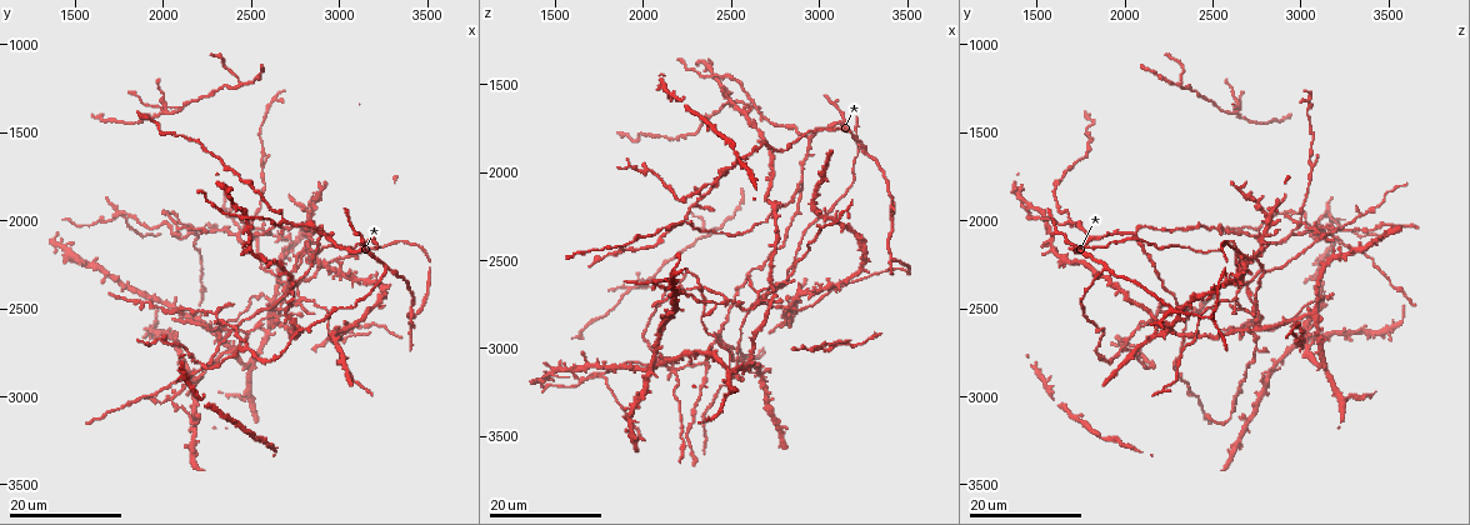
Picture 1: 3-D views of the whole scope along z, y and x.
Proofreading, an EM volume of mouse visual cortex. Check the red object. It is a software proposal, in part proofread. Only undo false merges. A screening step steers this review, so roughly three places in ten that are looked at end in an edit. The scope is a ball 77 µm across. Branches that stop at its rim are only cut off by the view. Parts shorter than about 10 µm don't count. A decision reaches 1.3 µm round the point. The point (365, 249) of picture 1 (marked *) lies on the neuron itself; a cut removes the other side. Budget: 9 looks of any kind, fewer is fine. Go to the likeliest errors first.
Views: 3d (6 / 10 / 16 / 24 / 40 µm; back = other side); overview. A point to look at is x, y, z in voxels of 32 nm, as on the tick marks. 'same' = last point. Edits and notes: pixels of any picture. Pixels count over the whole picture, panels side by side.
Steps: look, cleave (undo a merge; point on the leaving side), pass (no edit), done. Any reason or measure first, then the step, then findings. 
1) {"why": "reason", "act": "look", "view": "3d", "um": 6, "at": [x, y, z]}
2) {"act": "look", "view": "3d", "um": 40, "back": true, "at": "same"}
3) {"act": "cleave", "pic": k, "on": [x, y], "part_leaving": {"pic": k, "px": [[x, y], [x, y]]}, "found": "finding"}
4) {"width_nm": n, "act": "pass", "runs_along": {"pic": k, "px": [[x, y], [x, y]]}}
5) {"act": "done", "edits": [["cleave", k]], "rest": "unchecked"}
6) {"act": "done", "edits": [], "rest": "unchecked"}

{"why": "four-way junction", "act": "look", "view": "3d", "um": 16, "at": [2660, 2000, 1700]}

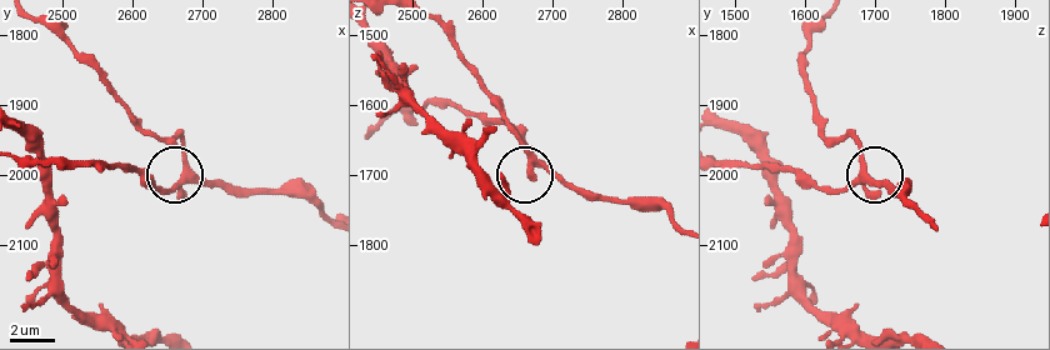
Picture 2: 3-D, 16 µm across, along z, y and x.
{"why": "zoom in", "act": "look", "view": "3d", "um": 10, "at": [2675, 1995, 1685]}

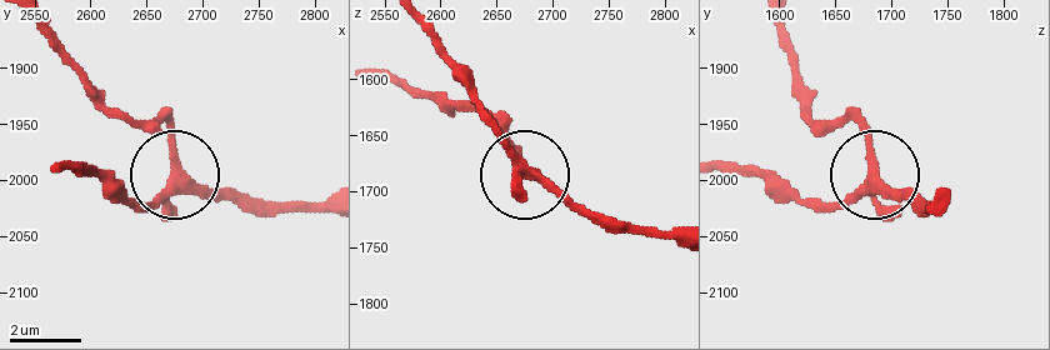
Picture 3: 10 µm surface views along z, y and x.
{"side_arm_um": 40, "act": "pass", "runs_along": {"pic": 3, "px": [[936, 213], [893, 194], [874, 174], [863, 129], [829, 120]]}, "found": "one neuron here"}

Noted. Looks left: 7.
{"why": "thin arm on a thick one", "act": "look", "view": "3d", "um": 24, "at": [2480, 2660, 2740]}

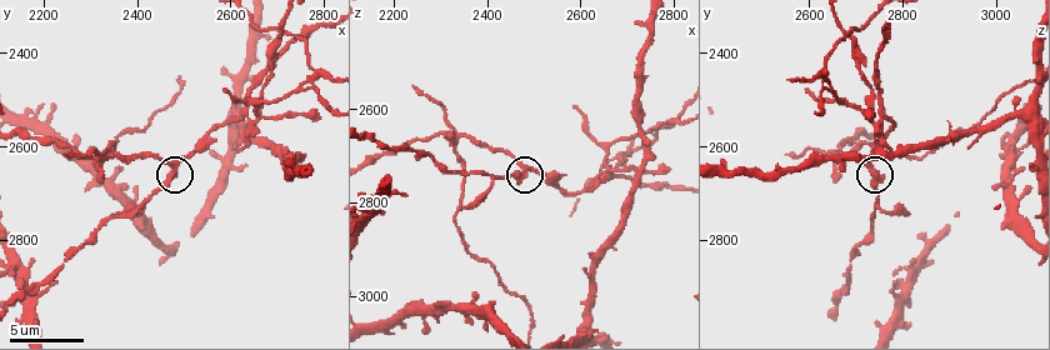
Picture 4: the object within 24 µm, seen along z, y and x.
{"act": "look", "view": "3d", "um": 10, "at": [2480, 2650, 2740]}

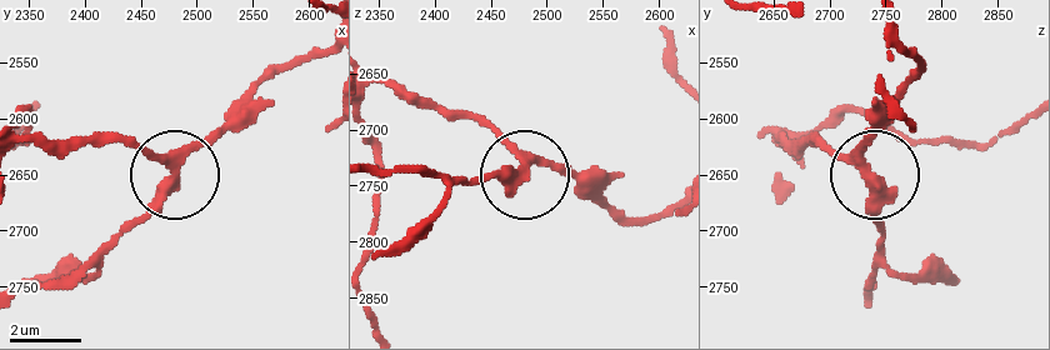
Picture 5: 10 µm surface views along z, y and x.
{"act": "pass", "runs_along": {"pic": 5, "px": [[329, 46], [266, 76], [180, 171], [126, 141]]}, "found": "continuous, no second neuron"}

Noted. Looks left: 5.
{"why": "branch point", "act": "look", "view": "3d", "um": 16, "at": [2880, 2260, 2780]}

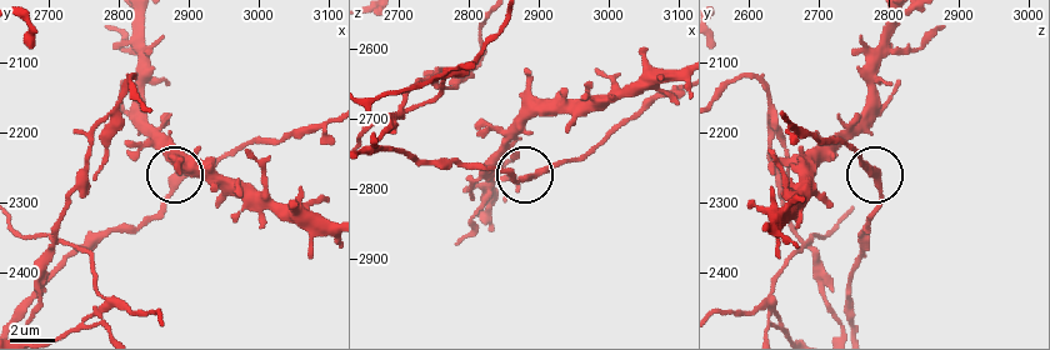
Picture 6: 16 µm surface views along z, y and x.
{"act": "look", "view": "3d", "um": 6, "at": [2900, 2255, 2775]}

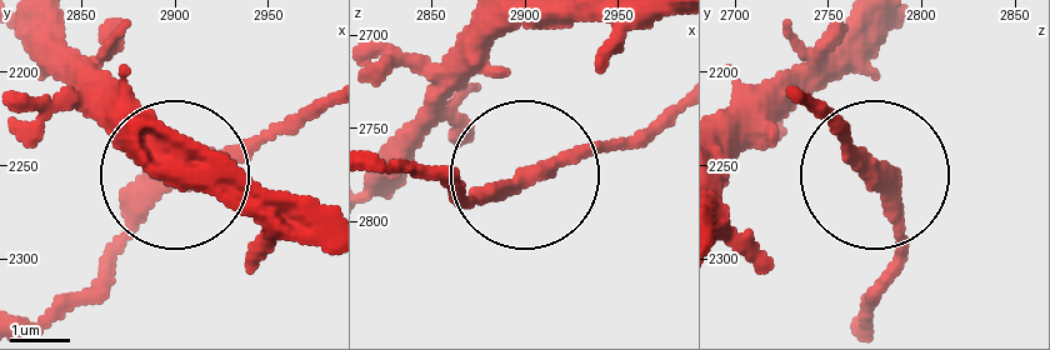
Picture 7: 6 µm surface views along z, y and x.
{"width_nm": 260, "act": "pass", "runs_along": {"pic": 7, "px": [[865, 329], [895, 210], [810, 110]]}, "found": "one neuron here"}

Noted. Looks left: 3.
{"act": "look", "view": "3d", "um": 16, "at": [2840, 1960, 2820]}

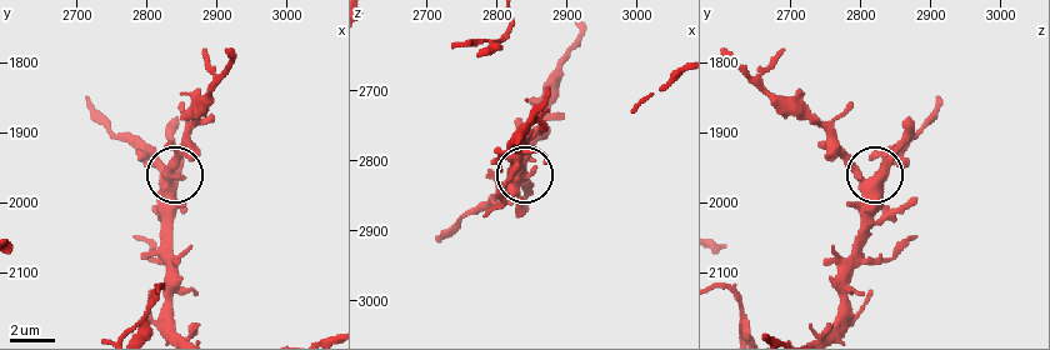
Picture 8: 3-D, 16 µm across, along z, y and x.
{"why": "zoom in", "act": "look", "view": "3d", "um": 6, "at": [2830, 1965, 2810]}

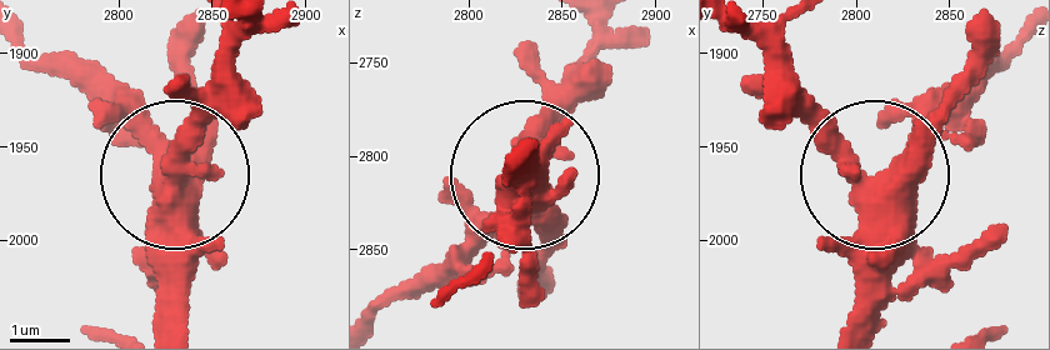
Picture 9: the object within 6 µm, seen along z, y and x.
{"act": "look", "view": "3d", "um": 6, "back": true, "at": [2830, 1968, 2810]}

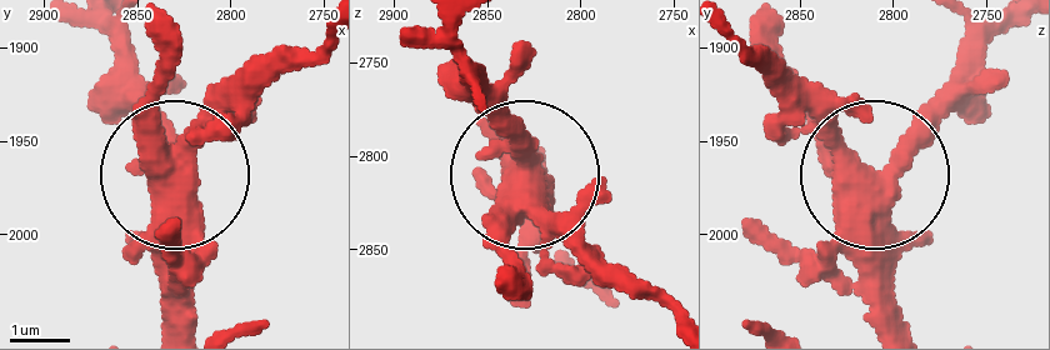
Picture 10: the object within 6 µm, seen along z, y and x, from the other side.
{"width_nm": 470, "act": "pass", "runs_along": {"pic": 10, "px": [[909, 328], [889, 283], [884, 193], [760, 64]]}, "found": "continuous, no second neuron"}

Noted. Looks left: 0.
{"act": "done", "edits": [], "rest": "unchecked"}

